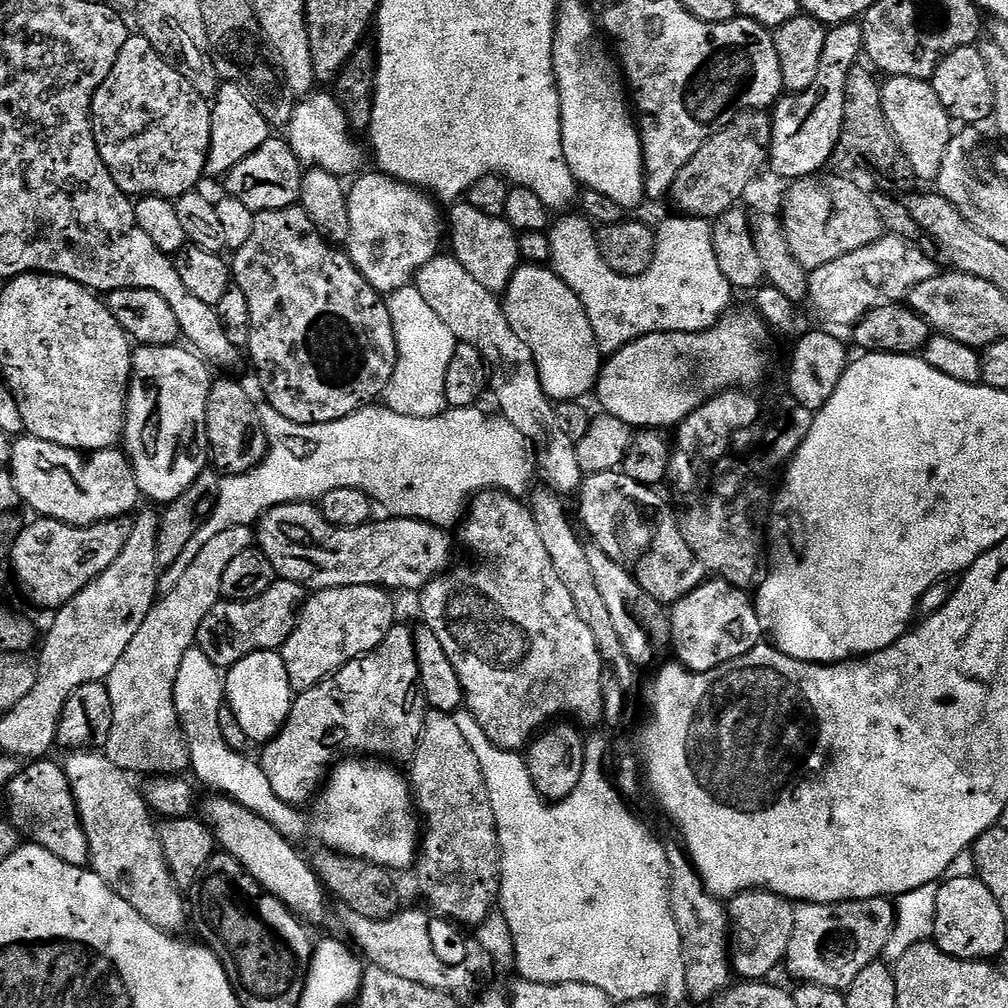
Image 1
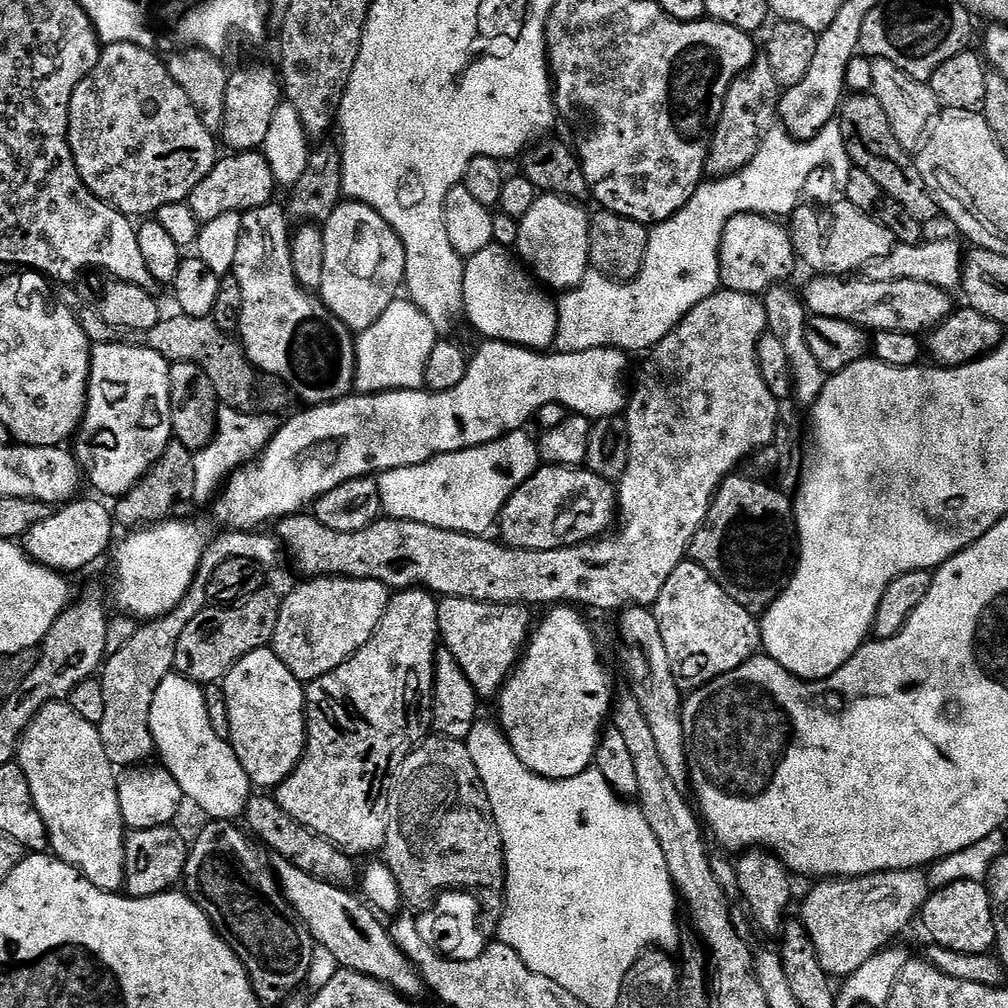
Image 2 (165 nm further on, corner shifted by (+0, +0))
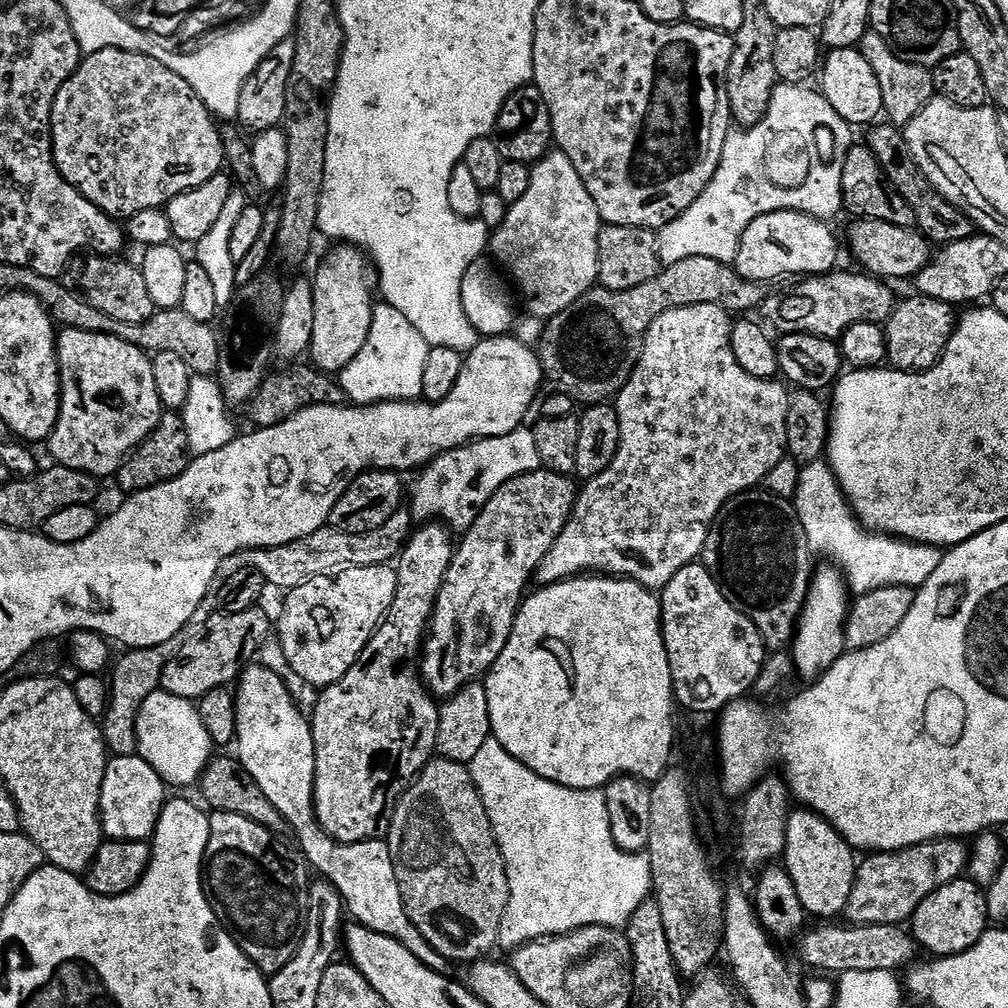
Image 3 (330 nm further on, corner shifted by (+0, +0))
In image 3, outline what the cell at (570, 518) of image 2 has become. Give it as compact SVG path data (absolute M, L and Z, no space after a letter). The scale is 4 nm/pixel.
M547 470L514 477L490 497L472 527L463 533L464 541L461 544L459 541L458 547L453 551L452 564L444 575L444 585L440 587L436 599L430 621L430 635L422 644L422 680L437 697L450 697L459 692L465 684L471 684L477 678L483 677L499 658L500 651L506 646L508 636L512 632L512 625L516 623L516 595L520 592L516 584L524 584L534 576L532 547L541 544L541 549L551 548L570 519L574 504L571 499L568 501L568 480L567 475Z

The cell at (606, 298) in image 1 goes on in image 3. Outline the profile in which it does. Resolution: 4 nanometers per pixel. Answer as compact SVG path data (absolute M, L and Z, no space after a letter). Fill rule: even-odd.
M777 83L776 89L772 92L772 104L768 108L767 114L757 124L751 125L747 130L736 130L729 135L726 146L722 150L722 158L720 159L718 170L714 174L712 181L706 186L704 193L677 220L672 220L665 228L659 229L658 251L661 261L671 265L678 263L680 260L701 256L702 258L714 259L719 263L731 265L735 261L736 252L740 248L742 234L750 226L750 222L754 222L754 218L758 218L762 214L770 214L771 212L804 212L807 216L815 216L817 220L828 222L831 221L831 216L836 216L839 212L842 212L844 208L844 195L842 194L842 166L844 161L840 159L840 156L845 159L848 153L844 149L844 144L850 148L852 147L854 143L854 128L852 125L844 128L847 122L844 121L843 124L840 124L843 119L840 117L840 119L836 120L838 114L832 116L834 106L829 101L827 104L824 104L827 98L824 96L823 91L816 88L815 90L812 89L812 86L805 86L803 84ZM784 132L792 132L792 140L788 140L788 136L784 136Z

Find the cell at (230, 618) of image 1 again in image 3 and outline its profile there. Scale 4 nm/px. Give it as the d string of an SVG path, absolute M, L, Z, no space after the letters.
M259 607L247 608L244 612L229 611L229 616L212 616L204 624L204 629L193 640L188 640L180 648L177 656L173 655L164 666L164 673L160 675L160 688L169 692L171 696L180 696L183 700L199 701L200 697L216 688L224 688L228 683L235 681L241 675L242 665L259 653L263 640L270 636L268 630L268 616L259 612Z

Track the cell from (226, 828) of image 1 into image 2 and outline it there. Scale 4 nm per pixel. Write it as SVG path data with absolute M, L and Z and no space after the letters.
M282 859L275 861L274 871L285 898L312 933L313 941L319 947L321 944L340 963L337 965L341 969L374 978L402 996L417 998L425 995L420 973L398 950L391 931L380 925L381 917L359 895L351 896L353 893L347 888L335 888L318 878L310 878L310 874Z

